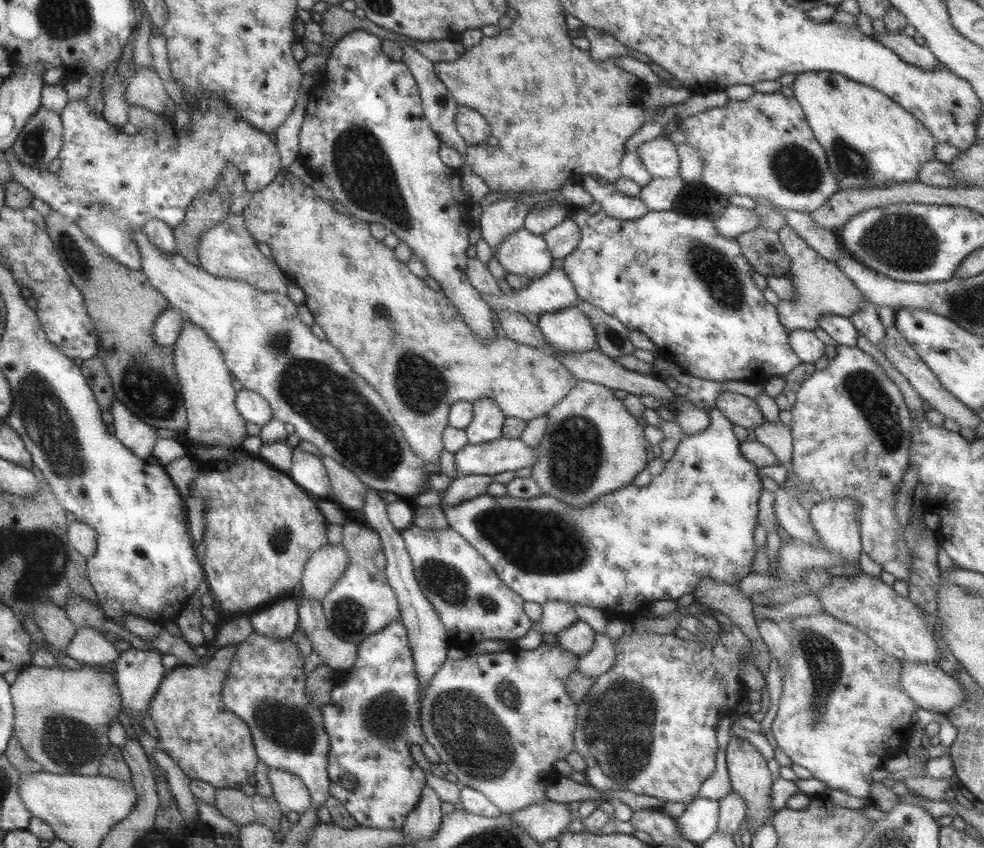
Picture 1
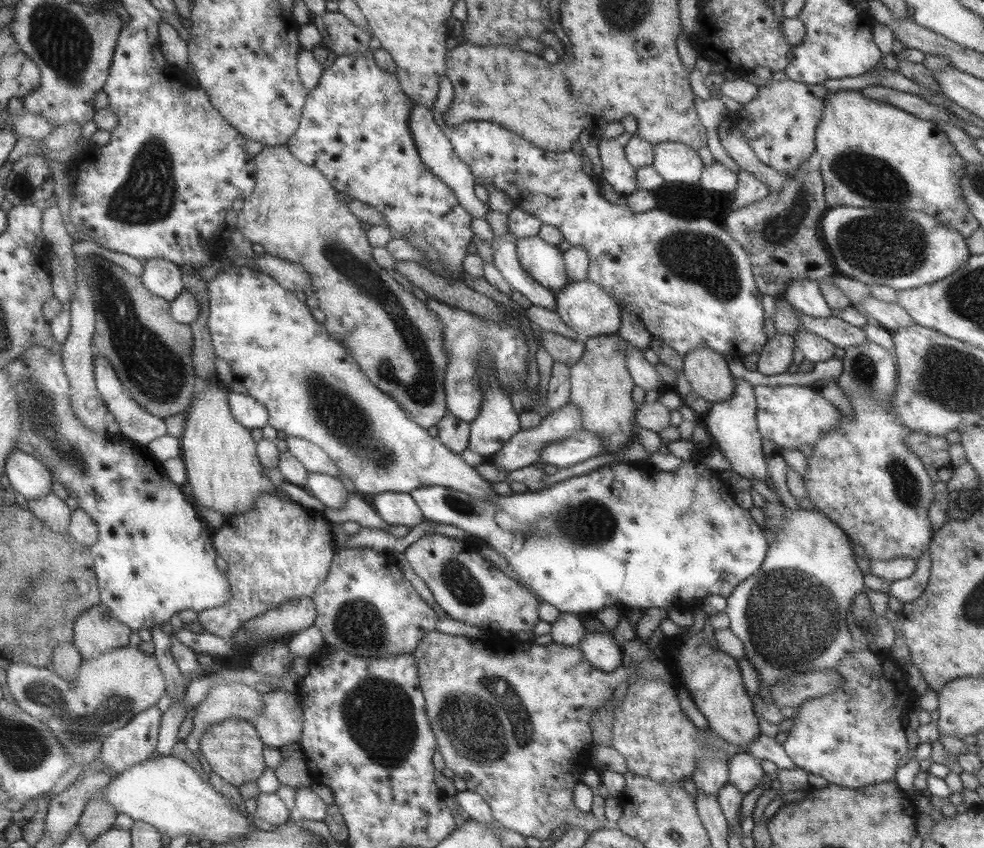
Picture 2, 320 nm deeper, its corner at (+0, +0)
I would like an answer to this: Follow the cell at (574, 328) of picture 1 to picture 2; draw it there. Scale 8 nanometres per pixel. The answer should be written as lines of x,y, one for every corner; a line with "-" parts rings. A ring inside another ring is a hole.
588,279
569,281
562,290
556,291
555,295
557,304
555,311
579,335
590,338
619,333
622,322
621,306
615,302
614,296
604,291
599,284

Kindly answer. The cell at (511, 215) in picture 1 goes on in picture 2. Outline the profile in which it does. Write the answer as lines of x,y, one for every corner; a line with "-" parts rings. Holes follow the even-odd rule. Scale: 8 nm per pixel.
510,232
503,236
494,236
490,241
494,253
493,264
508,281
512,290
521,292
534,306
555,311
556,292
538,284
526,269
522,268
517,255
517,240
518,238

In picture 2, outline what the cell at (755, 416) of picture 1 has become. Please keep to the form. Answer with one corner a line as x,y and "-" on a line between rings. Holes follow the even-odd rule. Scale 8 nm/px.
708,348
690,350
683,356
682,380
689,384
698,396
713,404
730,400
734,396
736,378
730,373
728,360

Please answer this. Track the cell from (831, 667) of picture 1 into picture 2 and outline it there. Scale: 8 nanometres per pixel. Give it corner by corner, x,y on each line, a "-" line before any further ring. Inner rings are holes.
855,646
855,649
841,660
836,670
845,683
836,692
807,700
794,716
794,726
783,743
788,756
796,766
810,774
823,776
829,783
840,787
860,788
866,785
891,781
897,773
900,758
908,756
911,749
906,736
906,710
915,702
916,695
910,692
906,673
897,663
880,660
873,647

